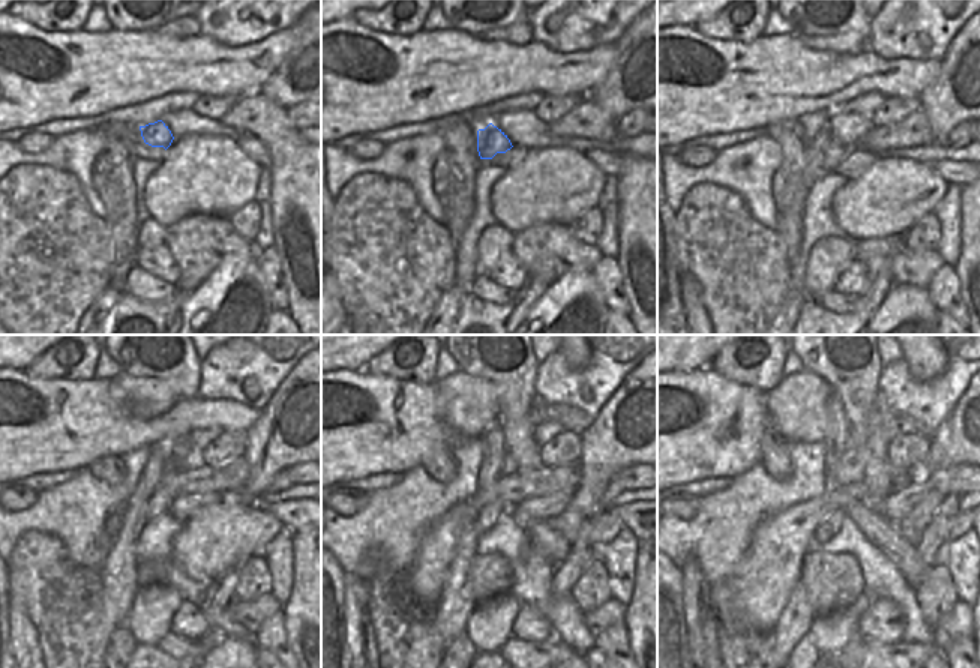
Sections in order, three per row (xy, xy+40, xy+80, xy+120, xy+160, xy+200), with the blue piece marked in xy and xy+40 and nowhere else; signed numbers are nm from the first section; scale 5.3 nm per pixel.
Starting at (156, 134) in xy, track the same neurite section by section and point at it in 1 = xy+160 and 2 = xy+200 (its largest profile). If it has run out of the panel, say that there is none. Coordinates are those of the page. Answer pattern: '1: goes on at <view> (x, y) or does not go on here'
1: goes on at xy+160 (488, 515)
2: goes on at xy+200 (832, 526)

